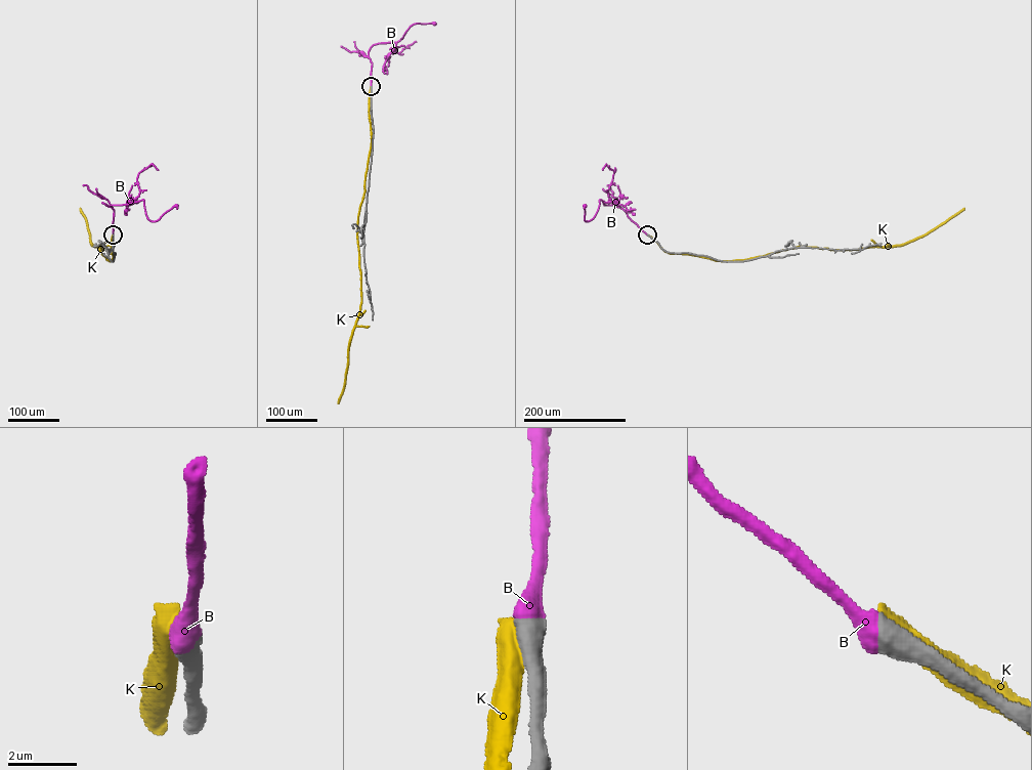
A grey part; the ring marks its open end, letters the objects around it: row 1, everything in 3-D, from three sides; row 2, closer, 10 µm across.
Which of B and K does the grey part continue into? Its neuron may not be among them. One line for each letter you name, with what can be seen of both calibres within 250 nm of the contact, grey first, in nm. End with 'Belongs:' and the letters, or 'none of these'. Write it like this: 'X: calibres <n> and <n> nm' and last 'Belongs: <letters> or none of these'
B: calibres 650 and 650 nm
Belongs: B

